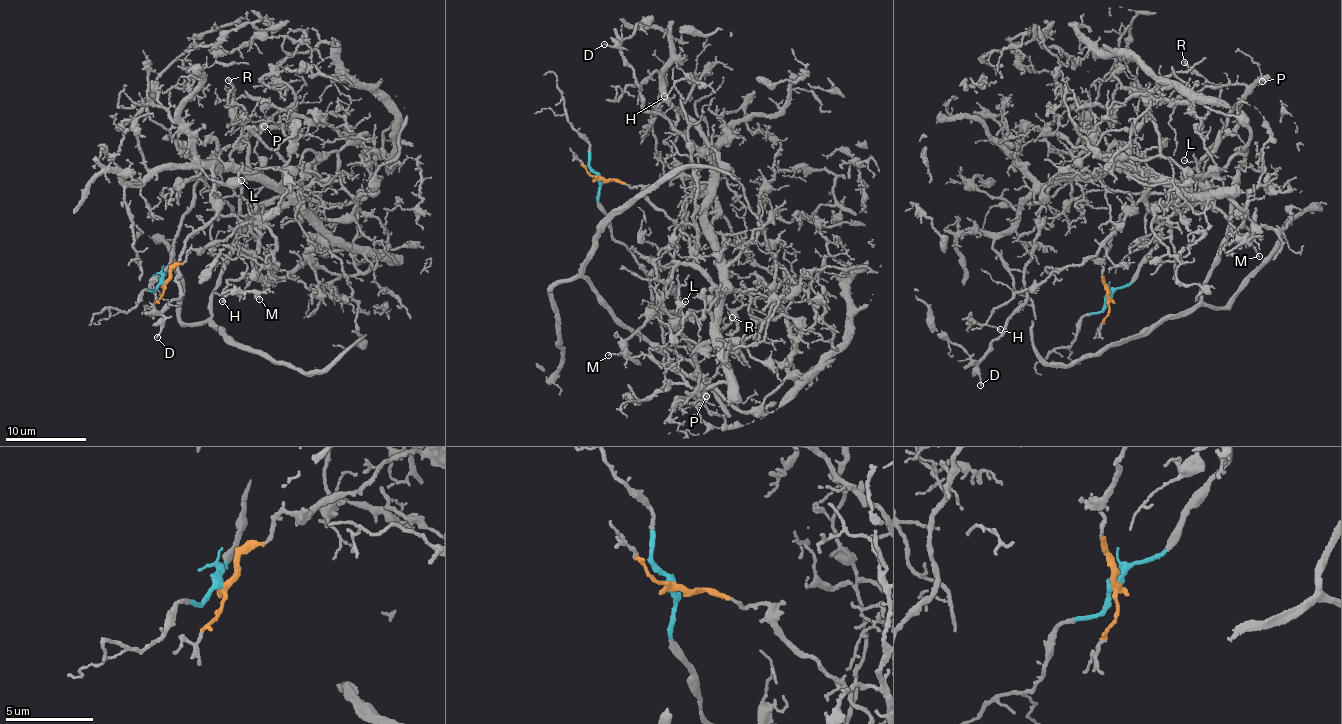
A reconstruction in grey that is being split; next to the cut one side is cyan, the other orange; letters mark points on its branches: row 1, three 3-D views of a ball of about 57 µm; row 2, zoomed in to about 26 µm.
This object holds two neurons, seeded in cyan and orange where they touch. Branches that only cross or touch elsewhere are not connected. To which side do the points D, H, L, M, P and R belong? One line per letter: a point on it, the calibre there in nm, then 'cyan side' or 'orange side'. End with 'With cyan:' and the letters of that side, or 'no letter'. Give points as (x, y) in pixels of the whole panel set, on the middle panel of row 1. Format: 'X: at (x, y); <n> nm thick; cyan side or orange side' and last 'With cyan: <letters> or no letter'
D: at (604, 44); 140 nm thick; orange side
H: at (664, 96); 130 nm thick; orange side
L: at (685, 301); 100 nm thick; cyan side
M: at (608, 355); 90 nm thick; cyan side
P: at (706, 396); 110 nm thick; cyan side
R: at (732, 317); 170 nm thick; cyan side
With cyan: L, M, P, R

